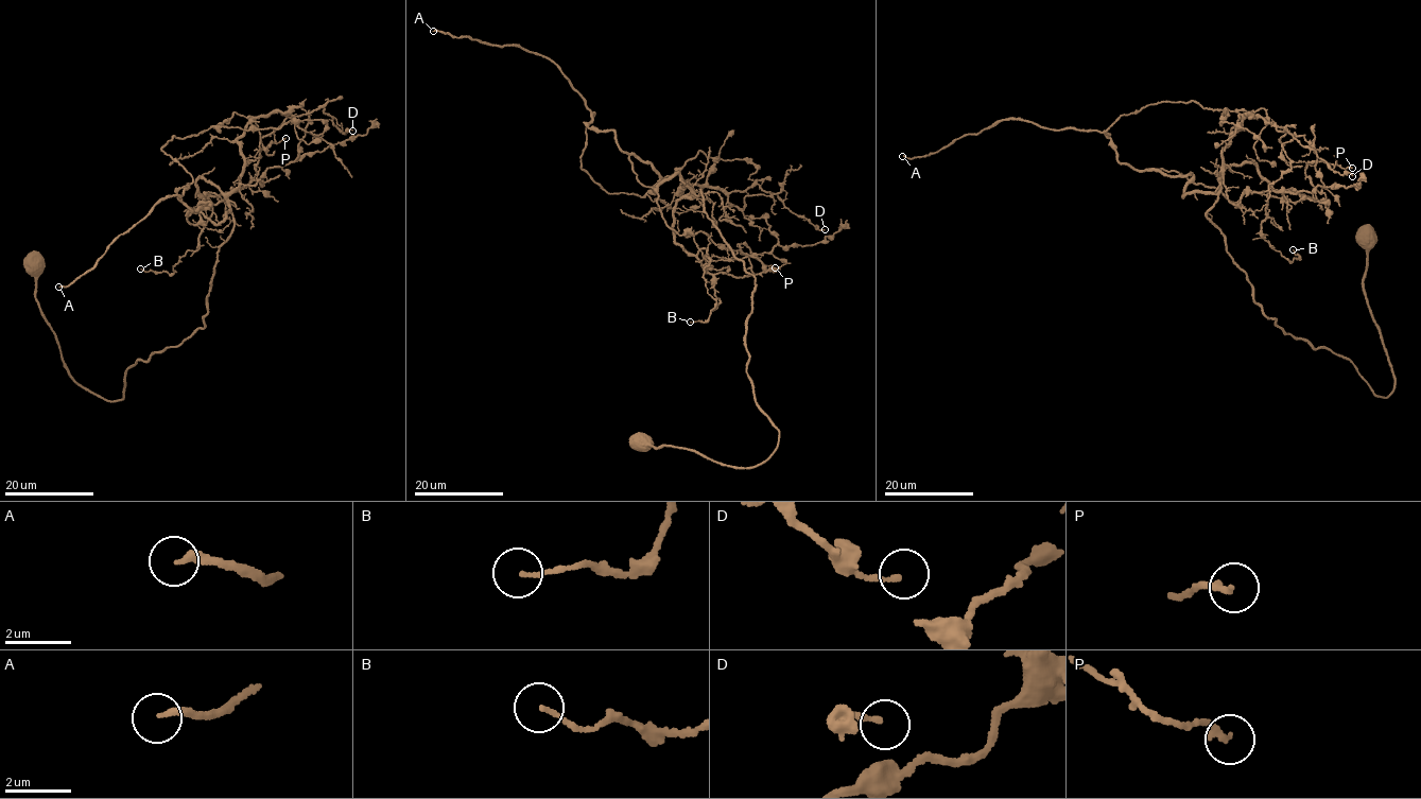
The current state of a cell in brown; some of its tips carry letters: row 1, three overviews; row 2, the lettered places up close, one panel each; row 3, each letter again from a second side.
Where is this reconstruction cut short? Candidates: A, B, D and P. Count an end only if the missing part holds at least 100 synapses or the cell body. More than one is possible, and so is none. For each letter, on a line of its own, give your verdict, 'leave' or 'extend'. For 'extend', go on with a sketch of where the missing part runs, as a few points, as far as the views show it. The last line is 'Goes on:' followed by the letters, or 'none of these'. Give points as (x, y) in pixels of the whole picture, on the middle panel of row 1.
A: extend
B: leave
D: leave
P: leave
Goes on: A

